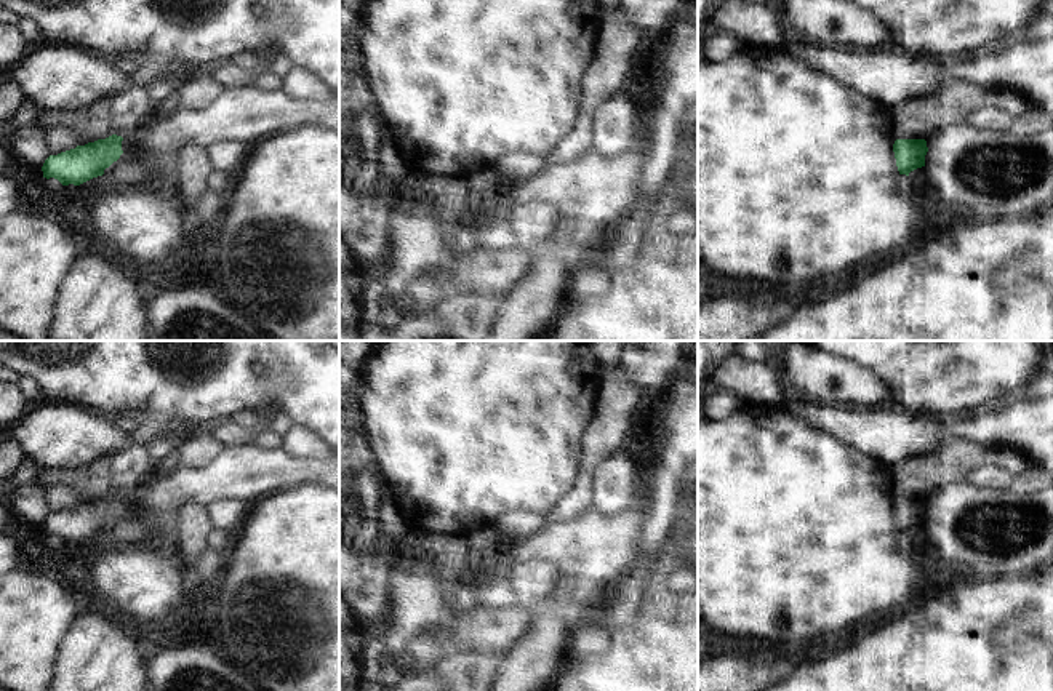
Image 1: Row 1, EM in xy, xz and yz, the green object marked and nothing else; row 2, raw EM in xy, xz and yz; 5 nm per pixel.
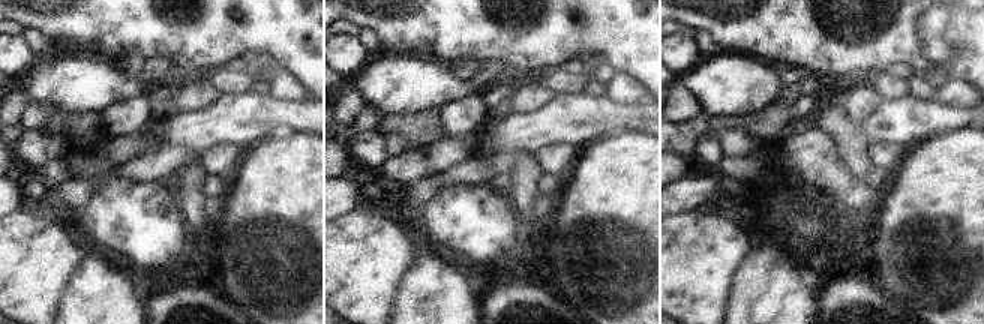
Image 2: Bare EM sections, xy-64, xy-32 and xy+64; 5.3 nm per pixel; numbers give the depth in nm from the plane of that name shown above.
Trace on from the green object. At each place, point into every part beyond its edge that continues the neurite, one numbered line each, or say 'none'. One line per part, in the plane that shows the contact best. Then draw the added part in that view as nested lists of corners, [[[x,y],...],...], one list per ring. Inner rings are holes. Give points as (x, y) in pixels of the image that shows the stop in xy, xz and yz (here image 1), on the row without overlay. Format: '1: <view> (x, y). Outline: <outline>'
1: xy (127, 507). Outline: [[[123,494],[122,509],[123,509],[123,512],[120,513],[120,517],[117,520],[114,520],[109,526],[106,526],[104,533],[109,531],[115,523],[118,523],[118,521],[133,515],[133,507],[131,507],[131,501],[130,501],[128,494]]]

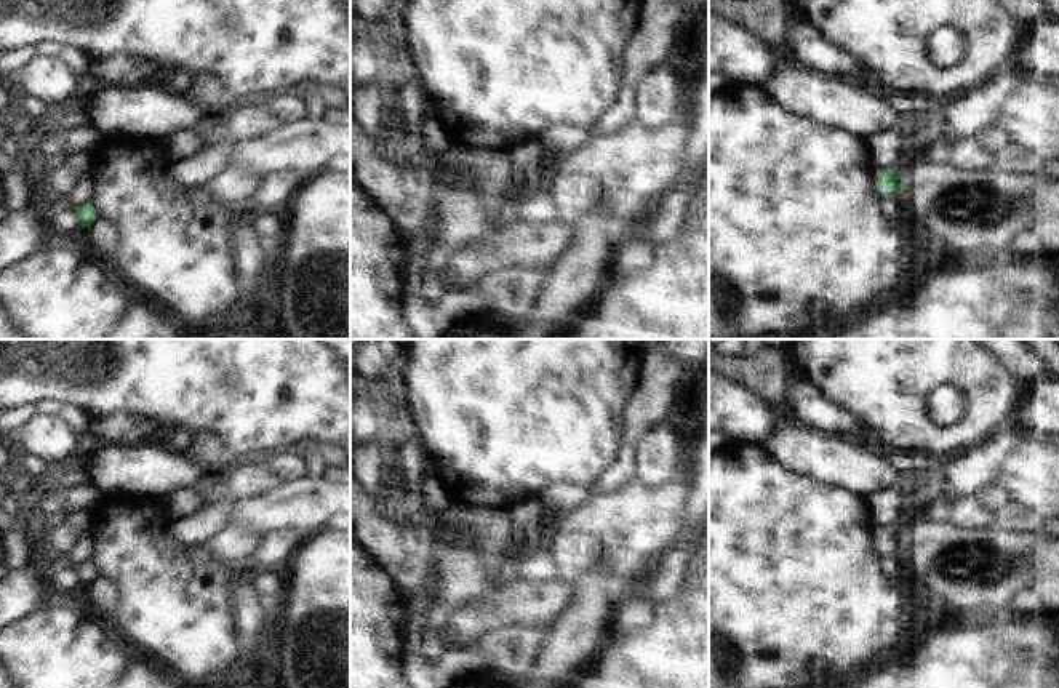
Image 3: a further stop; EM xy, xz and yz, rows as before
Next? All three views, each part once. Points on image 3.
1: yz (875, 533). Outline: [[[875,526],[872,530],[872,542],[875,546],[875,550],[880,554],[881,558],[886,558],[886,557],[901,557],[902,555],[902,550],[896,550],[896,549],[880,549],[878,547],[878,538],[883,531],[889,531],[883,526]]]

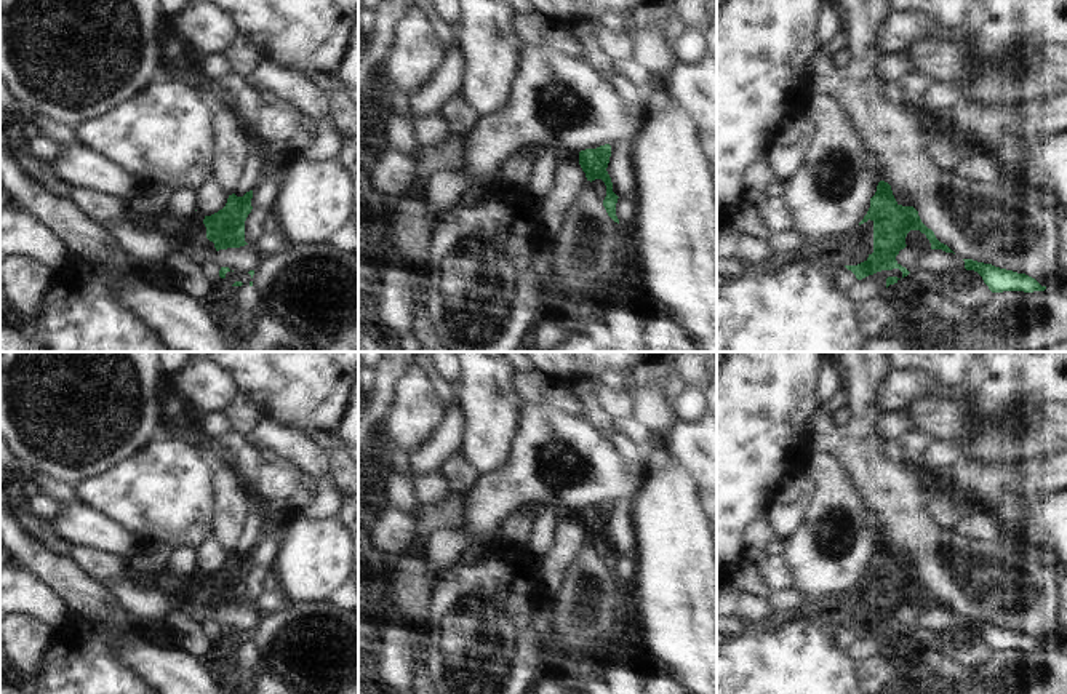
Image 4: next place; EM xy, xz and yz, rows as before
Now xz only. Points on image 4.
1: xz (599, 546). Outline: [[[595,537],[590,540],[590,545],[598,558],[605,558],[606,555],[606,544],[601,537]]]

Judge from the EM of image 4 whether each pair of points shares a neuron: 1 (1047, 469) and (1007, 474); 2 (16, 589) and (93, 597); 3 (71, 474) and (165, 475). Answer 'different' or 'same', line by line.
1: same
2: different
3: different

